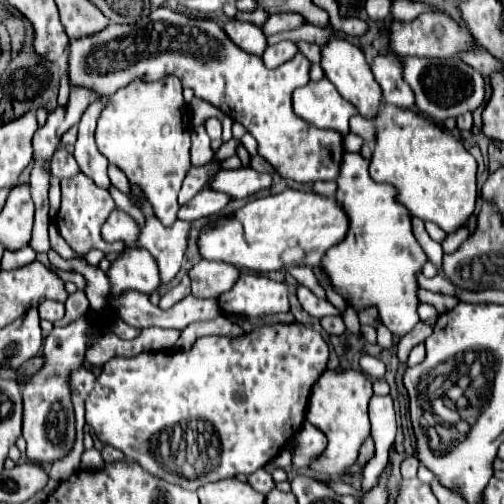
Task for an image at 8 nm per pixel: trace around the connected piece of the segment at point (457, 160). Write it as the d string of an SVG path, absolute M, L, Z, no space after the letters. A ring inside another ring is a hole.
M382 103L376 117L376 149L370 161L370 177L396 189L396 199L410 215L436 223L442 231L456 233L468 225L476 209L476 159L438 123L414 111Z

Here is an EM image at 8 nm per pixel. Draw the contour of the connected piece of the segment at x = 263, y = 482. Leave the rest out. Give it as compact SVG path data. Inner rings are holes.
M258 469L252 475L248 475L248 483L262 495L266 495L266 493L270 493L274 489L274 481L272 481L272 477L270 477L270 473L266 469Z

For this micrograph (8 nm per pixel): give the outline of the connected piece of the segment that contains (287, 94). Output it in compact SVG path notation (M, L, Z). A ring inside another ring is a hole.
M166 5L156 7L150 13L150 17L144 17L144 19L136 21L134 25L110 23L98 35L90 35L88 39L76 39L74 43L70 43L70 47L68 47L70 85L72 87L76 87L76 85L86 87L94 93L94 97L106 101L118 89L126 87L134 79L146 77L148 81L156 81L164 75L176 75L182 81L182 87L192 89L196 97L212 103L222 113L226 113L234 121L242 123L246 127L246 131L258 141L260 155L266 157L266 161L270 161L282 177L294 179L298 183L312 183L312 193L334 199L336 181L330 181L330 179L336 179L338 171L340 171L342 135L338 135L336 131L330 131L330 129L310 127L310 125L302 123L302 119L298 119L292 113L292 91L310 81L310 77L308 77L310 61L302 53L298 53L294 59L280 65L278 69L266 69L262 63L262 57L250 55L250 53L234 47L234 43L230 43L230 39L226 39L226 35L222 31L214 31L214 29L222 29L220 23L216 23L212 19L192 19L192 17L180 15L172 9L168 9Z

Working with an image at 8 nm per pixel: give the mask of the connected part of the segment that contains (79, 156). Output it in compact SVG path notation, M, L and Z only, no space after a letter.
M94 99L90 103L90 107L84 111L80 123L78 123L78 139L74 145L74 159L78 161L78 167L82 173L86 173L98 187L102 189L110 189L110 181L106 175L106 167L108 167L108 159L98 151L96 143L94 143L94 127L96 127L96 119L102 111L104 103L98 103L98 99Z

